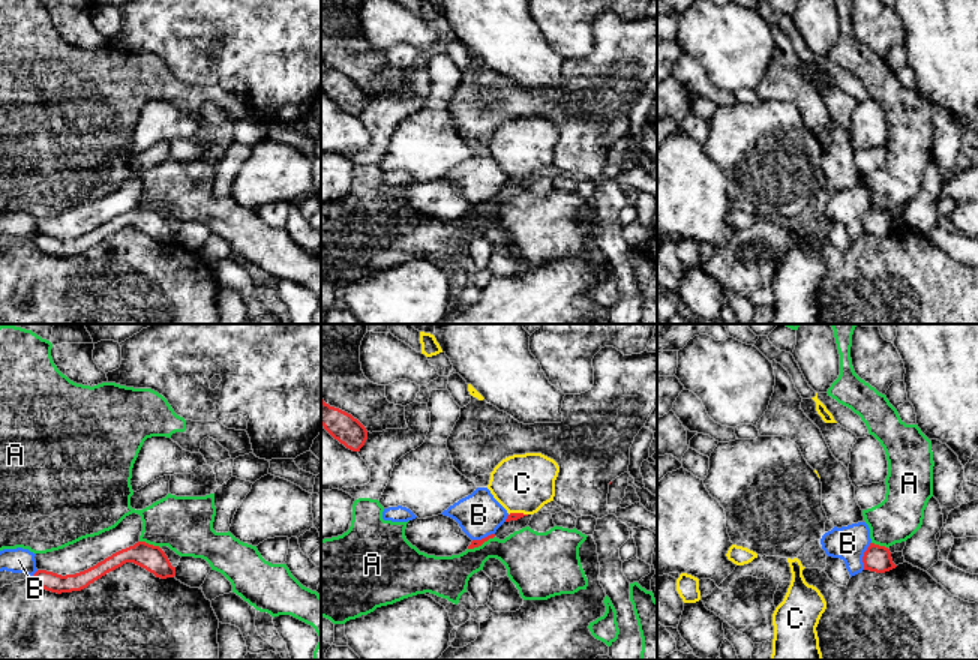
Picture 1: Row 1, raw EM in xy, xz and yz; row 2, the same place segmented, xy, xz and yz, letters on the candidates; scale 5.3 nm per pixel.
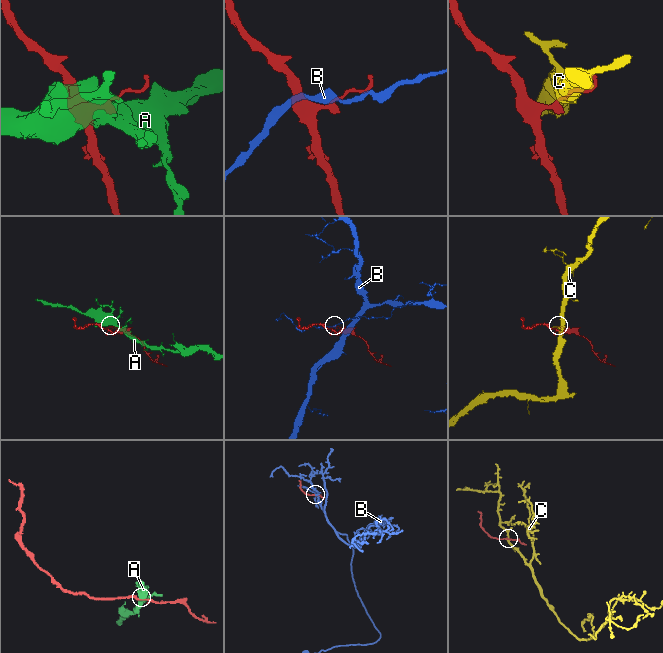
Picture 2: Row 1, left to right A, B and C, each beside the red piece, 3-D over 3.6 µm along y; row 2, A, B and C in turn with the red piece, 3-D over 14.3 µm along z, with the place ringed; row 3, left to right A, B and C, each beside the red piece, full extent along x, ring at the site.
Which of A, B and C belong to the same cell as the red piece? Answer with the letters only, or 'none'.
none

